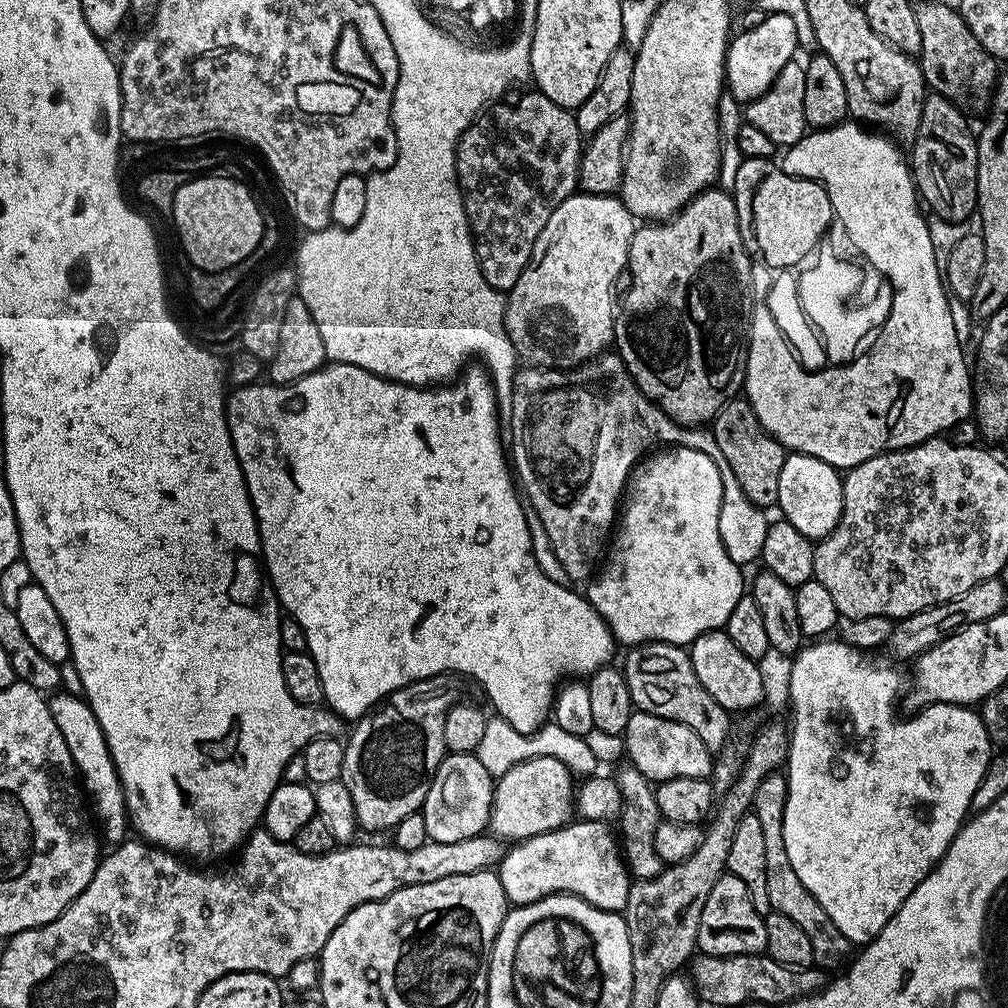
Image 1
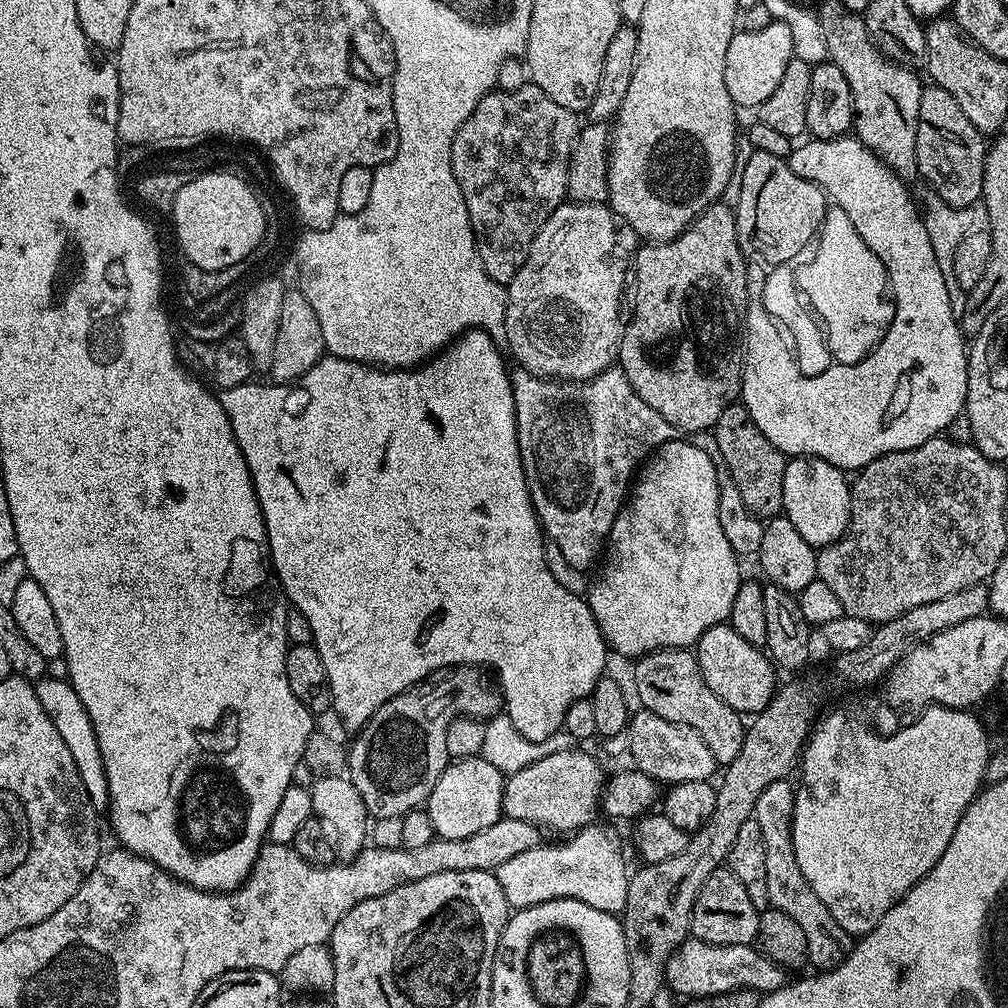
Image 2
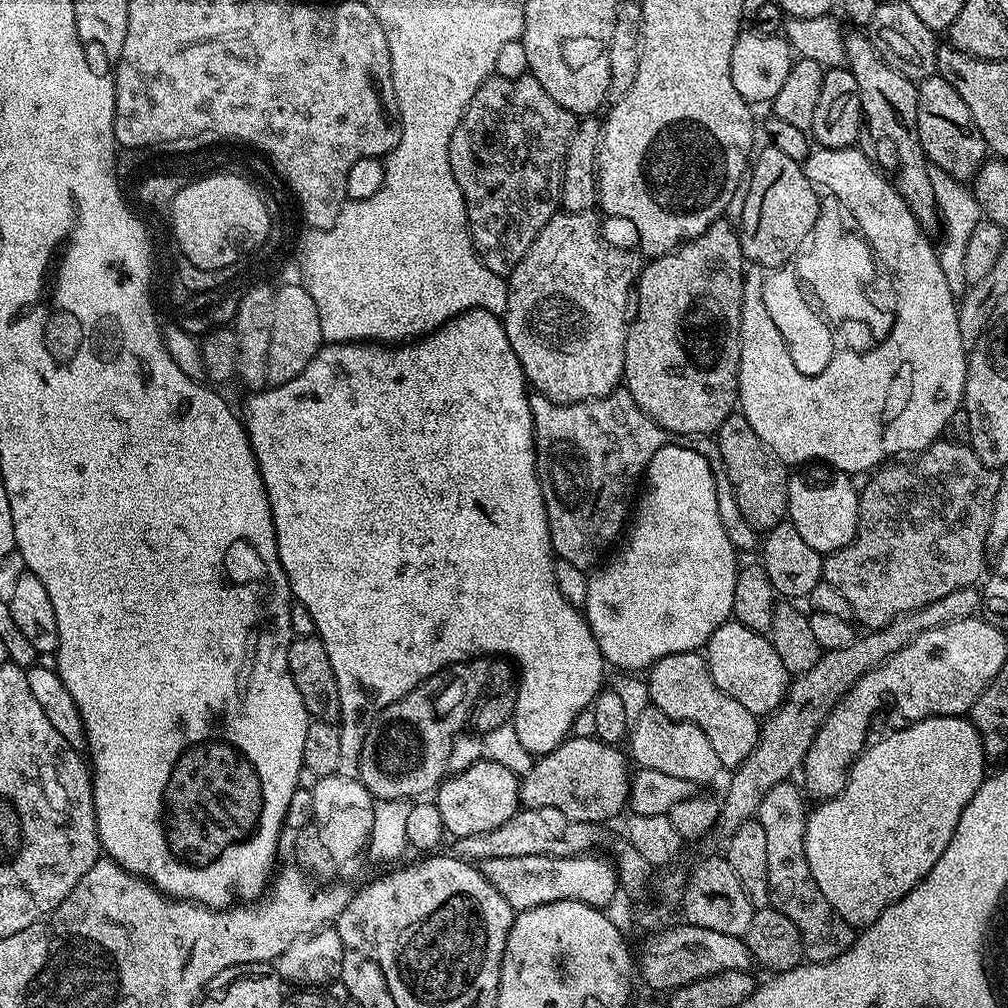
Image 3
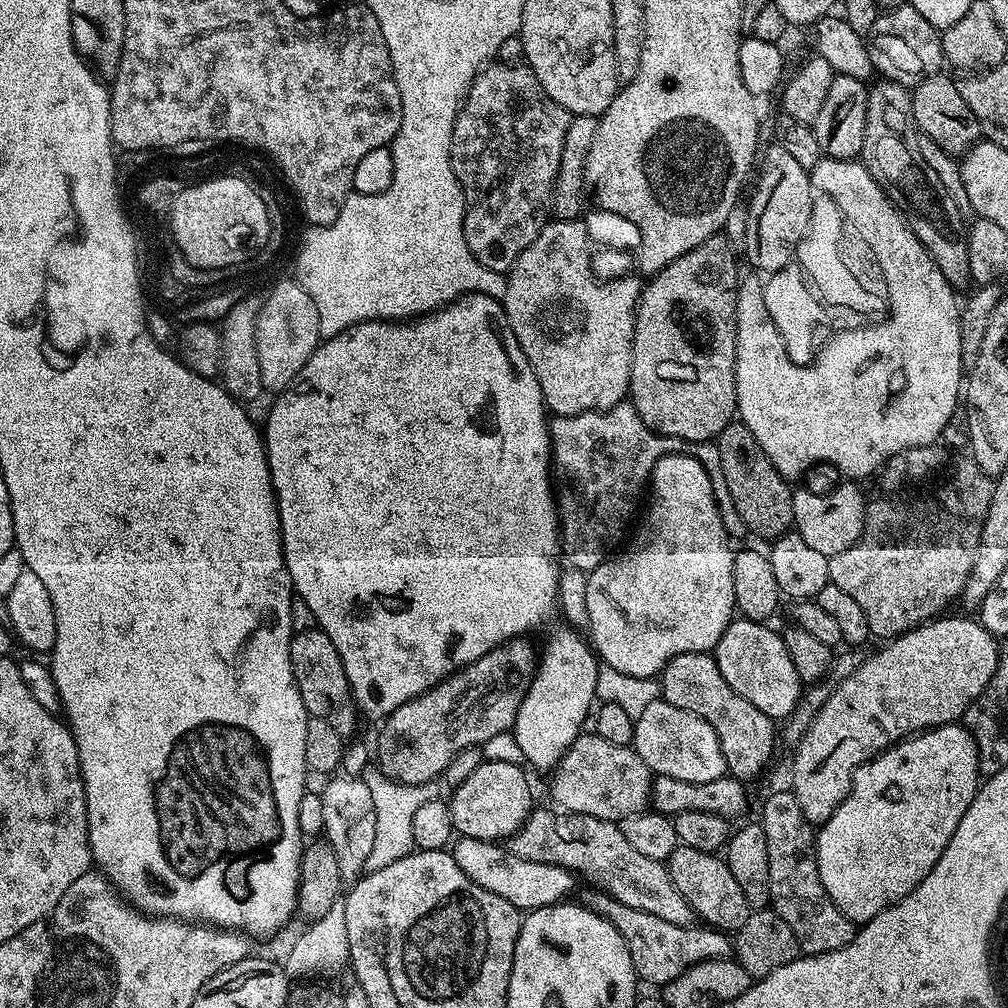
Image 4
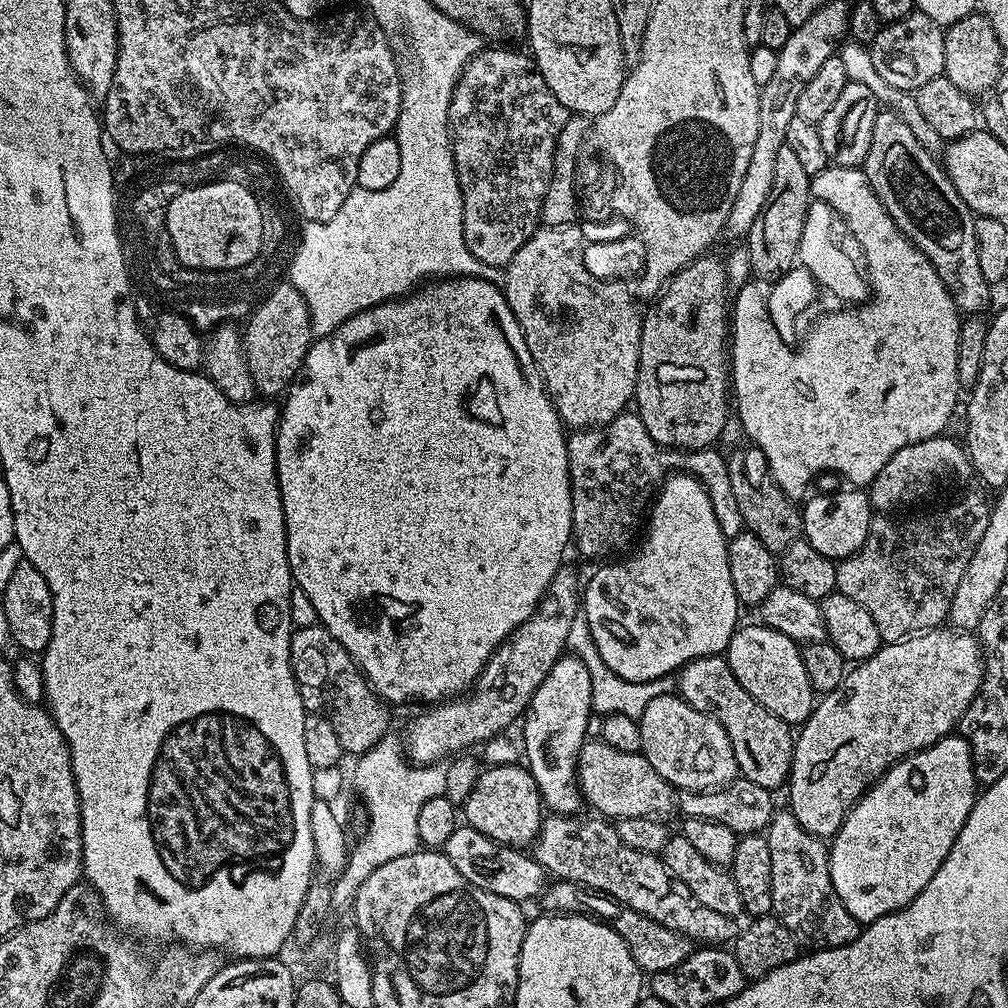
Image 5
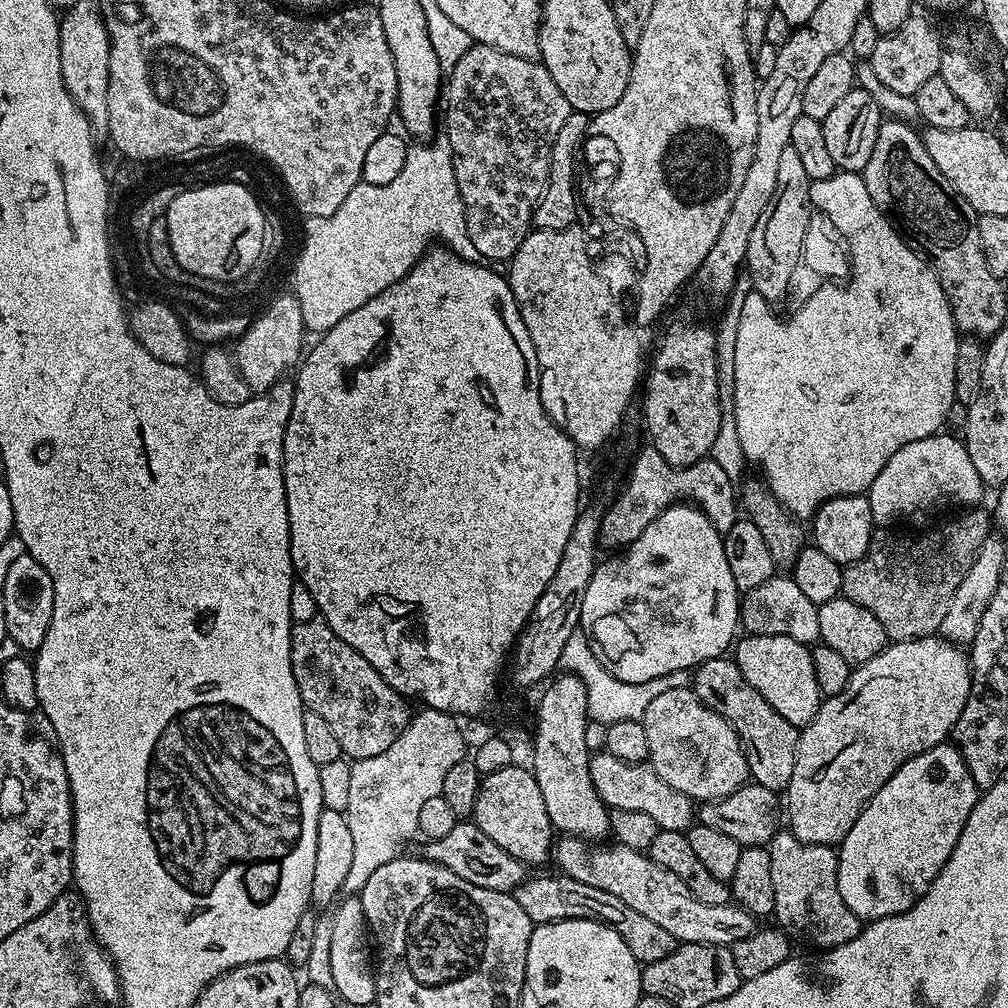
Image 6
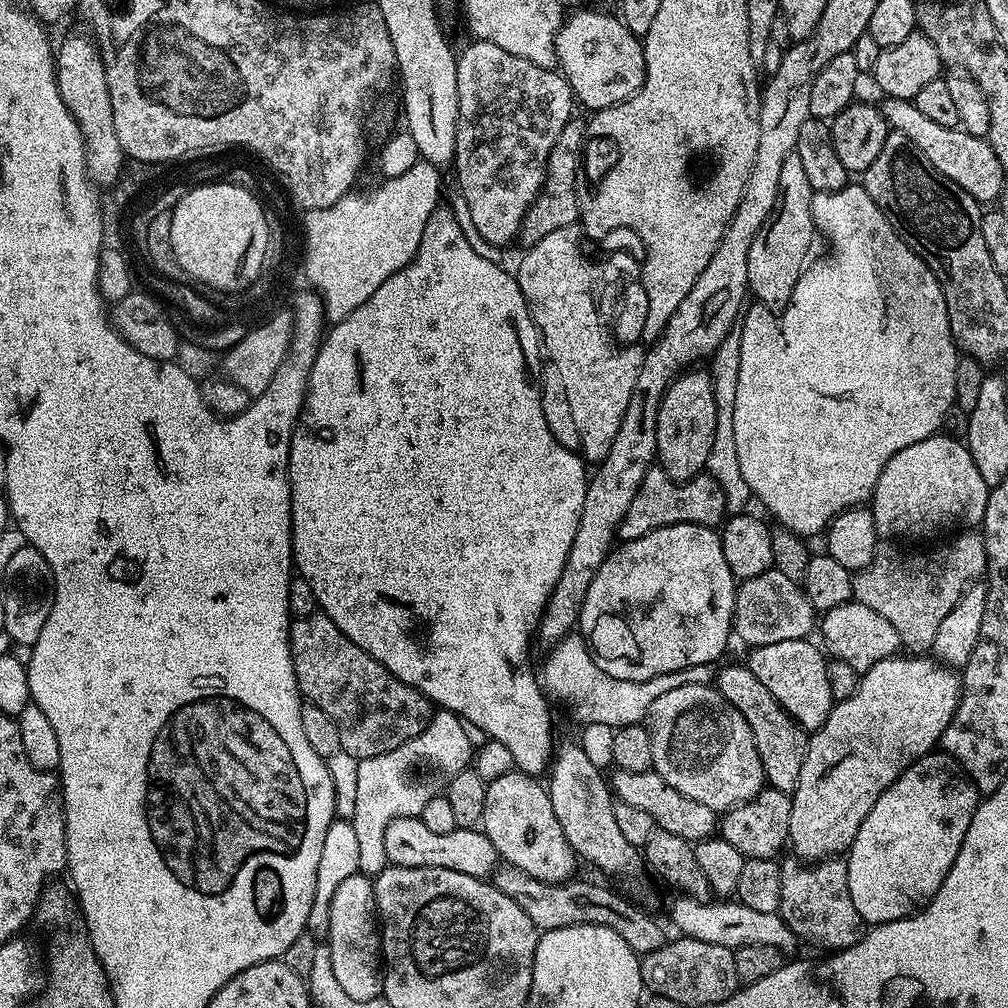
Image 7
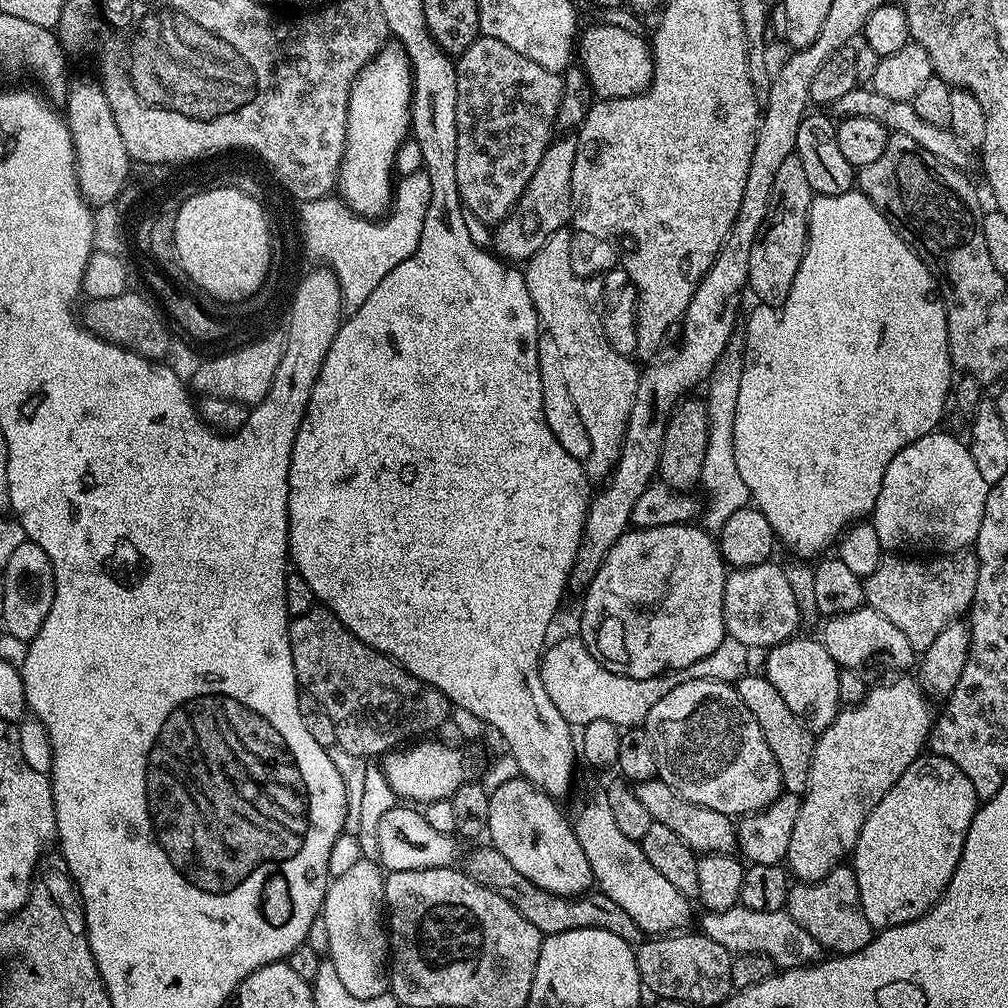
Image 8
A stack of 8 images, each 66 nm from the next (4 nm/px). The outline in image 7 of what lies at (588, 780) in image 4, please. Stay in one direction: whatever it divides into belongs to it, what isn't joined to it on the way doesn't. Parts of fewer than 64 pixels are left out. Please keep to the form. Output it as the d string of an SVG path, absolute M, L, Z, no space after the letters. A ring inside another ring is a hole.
M616 768L610 776L611 790L616 800L629 803L642 809L662 830L670 830L670 834L678 834L678 838L689 842L699 842L708 839L718 828L718 814L705 806L703 802L694 802L694 798L686 798L686 794L678 794L666 778L662 778L654 770L646 772L631 772Z

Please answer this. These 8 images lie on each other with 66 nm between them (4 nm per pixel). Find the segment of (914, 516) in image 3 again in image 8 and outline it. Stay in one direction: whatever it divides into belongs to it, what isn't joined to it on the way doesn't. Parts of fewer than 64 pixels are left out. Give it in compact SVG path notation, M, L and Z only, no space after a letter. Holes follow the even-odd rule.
M888 554L881 559L878 570L874 570L874 574L870 574L864 580L865 605L878 610L882 618L887 618L893 626L898 626L898 630L906 634L913 653L916 654L923 654L930 646L930 642L934 642L934 638L938 638L938 634L946 630L946 626L957 623L963 617L960 615L963 612L965 615L971 609L972 599L978 586L978 562L975 555L940 554L935 558L937 560L912 560L916 558Z

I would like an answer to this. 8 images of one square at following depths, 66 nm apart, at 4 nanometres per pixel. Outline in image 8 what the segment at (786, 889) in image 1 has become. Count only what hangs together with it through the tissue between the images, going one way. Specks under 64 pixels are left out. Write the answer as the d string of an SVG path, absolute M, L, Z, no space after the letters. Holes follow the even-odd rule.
M841 866L824 880L816 884L796 882L789 887L786 910L802 926L802 930L810 930L810 934L818 941L821 949L832 954L857 952L872 941L874 929L866 922L866 914L862 914L862 902L856 885L856 874L851 867Z

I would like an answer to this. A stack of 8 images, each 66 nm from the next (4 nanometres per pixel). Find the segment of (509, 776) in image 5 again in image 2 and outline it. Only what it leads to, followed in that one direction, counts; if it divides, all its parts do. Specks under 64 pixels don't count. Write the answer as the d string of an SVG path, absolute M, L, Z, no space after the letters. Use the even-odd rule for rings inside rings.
M481 755L448 763L426 801L437 837L441 840L470 838L470 834L478 834L478 830L486 830L486 826L494 826L500 821L504 816L505 779L505 773L490 766Z

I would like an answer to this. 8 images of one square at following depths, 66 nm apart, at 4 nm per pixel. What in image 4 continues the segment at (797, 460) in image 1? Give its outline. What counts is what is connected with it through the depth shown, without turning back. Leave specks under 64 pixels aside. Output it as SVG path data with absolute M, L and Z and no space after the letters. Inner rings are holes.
M842 482L837 488L829 492L800 492L793 491L792 501L794 502L794 518L792 519L794 531L807 542L812 549L819 550L822 555L829 557L834 554L842 554L842 550L850 550L860 541L860 535L864 533L864 509L866 507L866 496L863 496L852 482Z

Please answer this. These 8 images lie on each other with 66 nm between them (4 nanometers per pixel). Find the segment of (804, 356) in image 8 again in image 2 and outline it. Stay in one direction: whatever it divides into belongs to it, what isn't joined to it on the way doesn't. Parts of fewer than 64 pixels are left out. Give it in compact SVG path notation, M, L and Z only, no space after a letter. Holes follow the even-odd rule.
M855 135L839 136L836 140L818 140L809 139L809 144L793 147L792 153L786 157L790 170L794 170L794 174L798 174L798 178L806 178L810 182L817 184L819 188L823 188L825 193L830 197L832 204L842 206L842 210L846 210L846 214L850 217L850 222L854 222L854 230L858 230L858 234L862 234L862 238L869 241L877 253L884 252L883 267L894 270L894 292L902 301L902 307L899 309L898 318L893 320L887 329L884 341L869 354L868 357L857 359L850 364L833 363L824 373L818 374L817 377L803 376L793 363L793 351L789 341L786 339L785 333L780 325L772 319L771 314L764 309L763 302L760 297L763 294L763 284L765 277L760 272L762 269L761 261L748 260L748 295L752 297L748 301L748 313L744 315L744 327L742 329L742 347L744 350L744 378L740 381L740 390L742 393L742 403L746 406L746 410L750 410L750 414L754 418L754 423L758 425L758 430L762 430L762 434L766 434L766 438L770 438L770 442L774 442L774 446L779 452L784 453L785 457L794 456L817 456L819 460L830 462L841 470L859 470L864 468L870 462L874 462L878 458L882 458L891 452L901 452L902 450L910 450L914 446L922 446L922 442L926 442L930 438L941 435L950 424L956 420L956 415L961 415L964 407L964 399L966 398L966 378L968 377L968 353L966 351L966 337L960 330L958 317L950 306L950 295L946 290L946 280L942 276L942 271L938 268L938 261L934 256L934 249L931 246L930 236L924 225L924 217L921 209L916 209L916 204L912 201L912 196L908 193L909 185L900 177L895 176L891 169L887 167L869 149L861 140L857 140Z

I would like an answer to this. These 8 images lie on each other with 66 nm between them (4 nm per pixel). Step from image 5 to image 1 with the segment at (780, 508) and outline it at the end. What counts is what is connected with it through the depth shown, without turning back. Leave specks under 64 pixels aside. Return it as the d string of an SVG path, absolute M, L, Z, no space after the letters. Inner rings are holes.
M748 399L729 400L712 421L710 431L714 434L714 442L718 442L726 457L726 462L730 462L746 498L750 498L750 502L754 502L759 508L771 509L778 498L778 478L782 474L786 450L765 430L762 422L758 422L758 414L754 414Z

